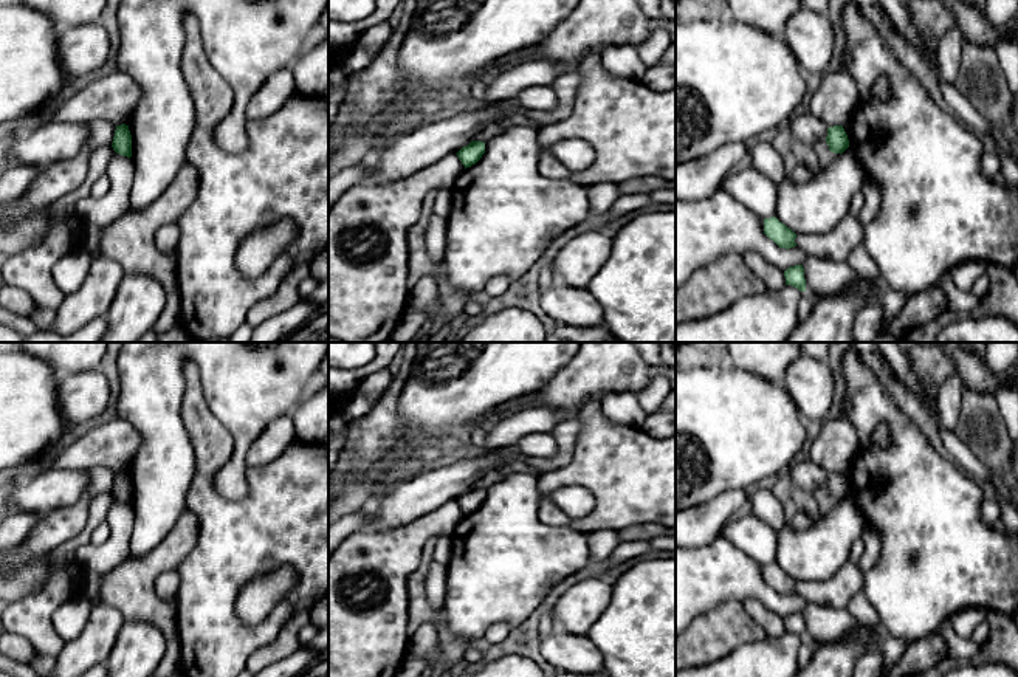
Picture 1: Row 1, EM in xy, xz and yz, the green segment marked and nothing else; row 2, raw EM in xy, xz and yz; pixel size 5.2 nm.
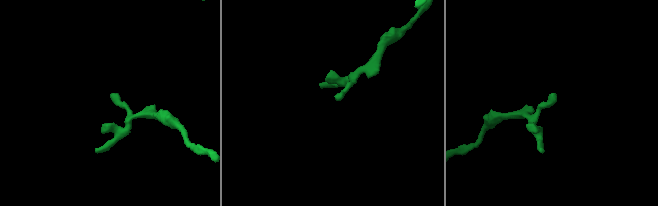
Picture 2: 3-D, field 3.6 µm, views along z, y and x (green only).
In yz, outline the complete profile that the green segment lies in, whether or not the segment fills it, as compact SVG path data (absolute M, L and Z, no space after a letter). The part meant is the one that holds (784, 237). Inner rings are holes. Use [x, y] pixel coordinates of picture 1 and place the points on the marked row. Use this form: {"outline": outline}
{"outline": "M776 217L764 218L764 234L779 248L789 249L796 246L796 234L784 223L781 223Z"}

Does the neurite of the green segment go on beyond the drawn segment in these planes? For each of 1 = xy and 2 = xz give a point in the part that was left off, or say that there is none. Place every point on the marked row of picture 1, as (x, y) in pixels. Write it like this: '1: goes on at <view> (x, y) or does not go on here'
1: does not go on here
2: does not go on here

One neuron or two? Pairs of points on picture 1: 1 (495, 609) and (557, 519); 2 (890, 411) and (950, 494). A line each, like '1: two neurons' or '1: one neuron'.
1: two neurons
2: one neuron

